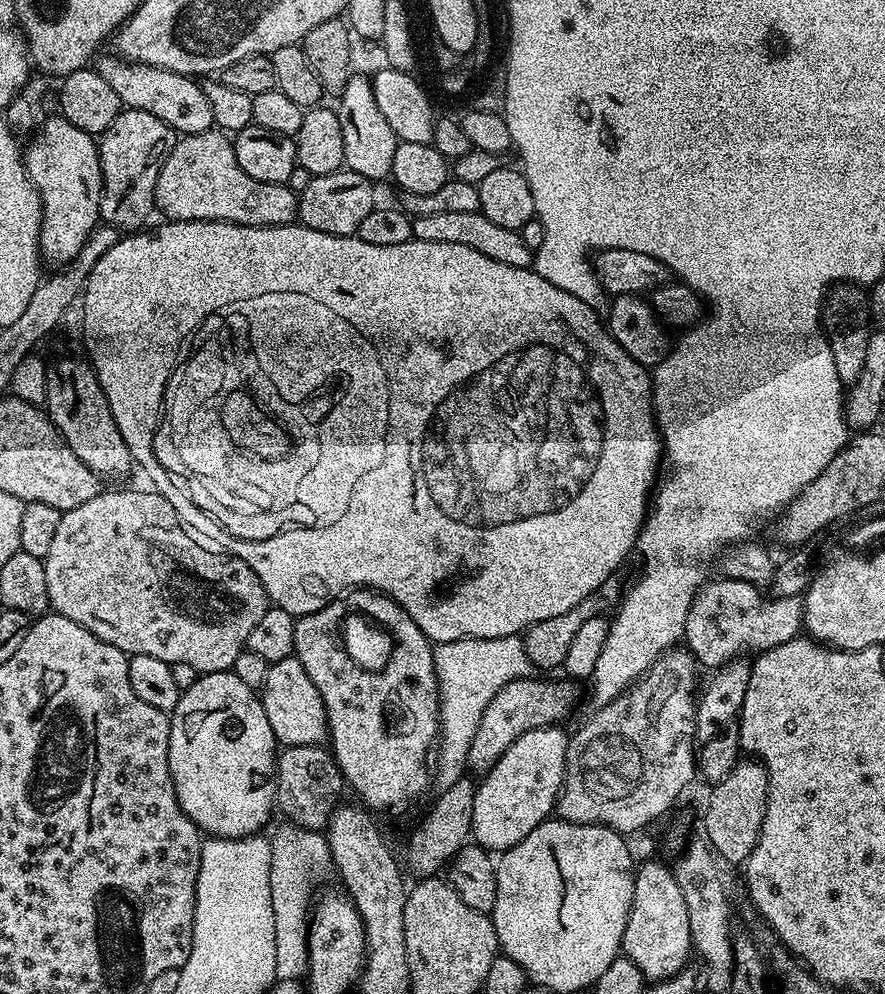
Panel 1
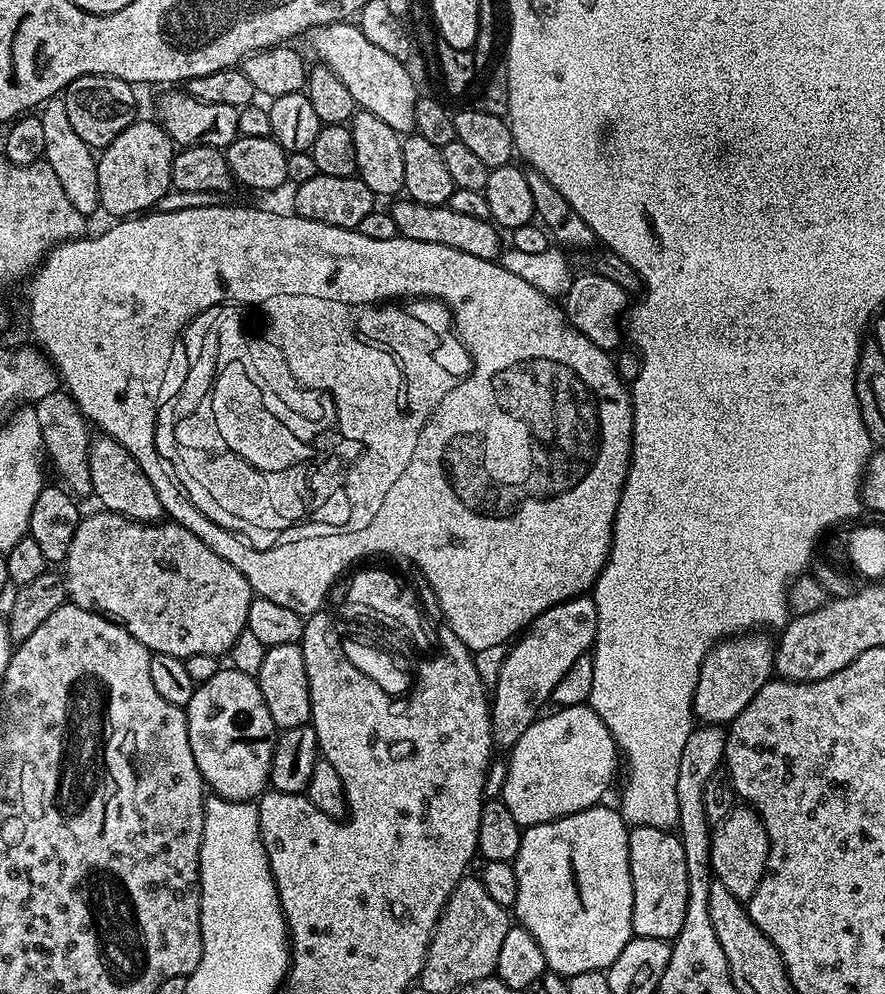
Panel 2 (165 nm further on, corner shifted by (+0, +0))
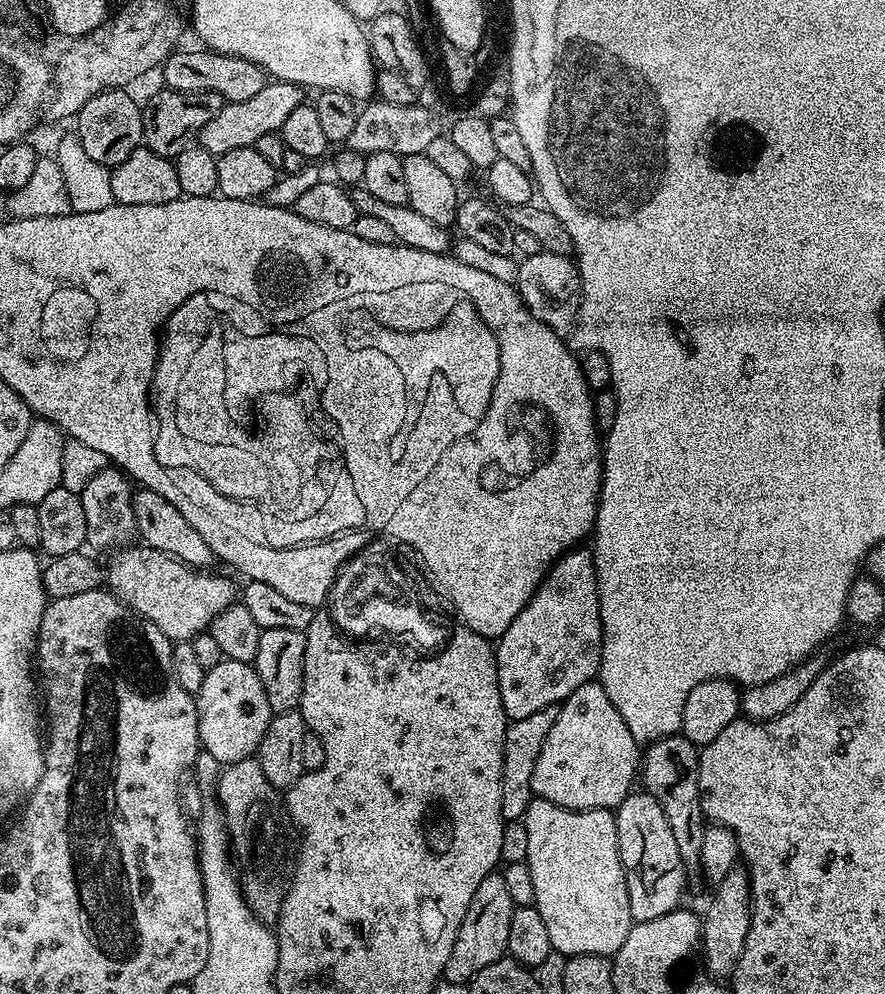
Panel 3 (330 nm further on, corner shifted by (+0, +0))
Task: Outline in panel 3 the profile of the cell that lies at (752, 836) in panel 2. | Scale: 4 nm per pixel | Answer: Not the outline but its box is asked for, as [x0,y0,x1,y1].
[699,866,752,978]

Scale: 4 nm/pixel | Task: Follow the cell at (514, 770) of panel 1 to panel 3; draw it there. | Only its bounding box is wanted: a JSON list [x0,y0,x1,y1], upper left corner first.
[532,682,642,812]

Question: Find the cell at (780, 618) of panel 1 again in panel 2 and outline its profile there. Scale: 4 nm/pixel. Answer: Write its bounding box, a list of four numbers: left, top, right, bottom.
[692,630,776,725]

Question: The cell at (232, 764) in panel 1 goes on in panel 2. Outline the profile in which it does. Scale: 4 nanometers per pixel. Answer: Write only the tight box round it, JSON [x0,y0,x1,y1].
[186,667,278,801]

